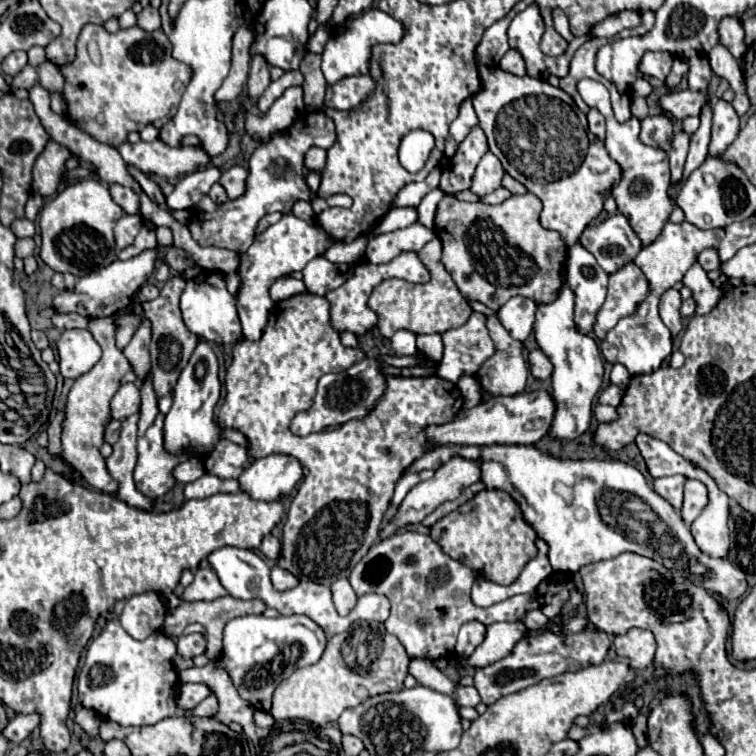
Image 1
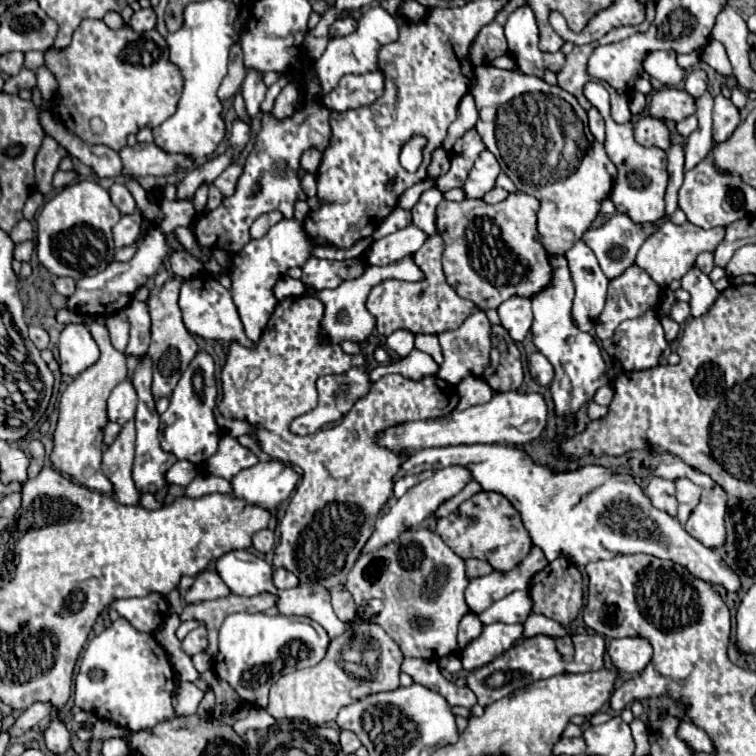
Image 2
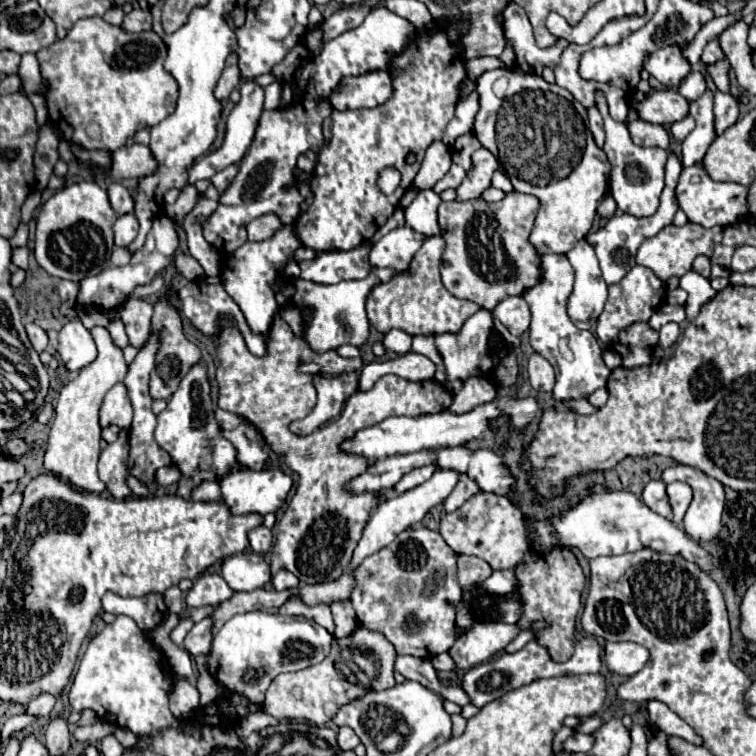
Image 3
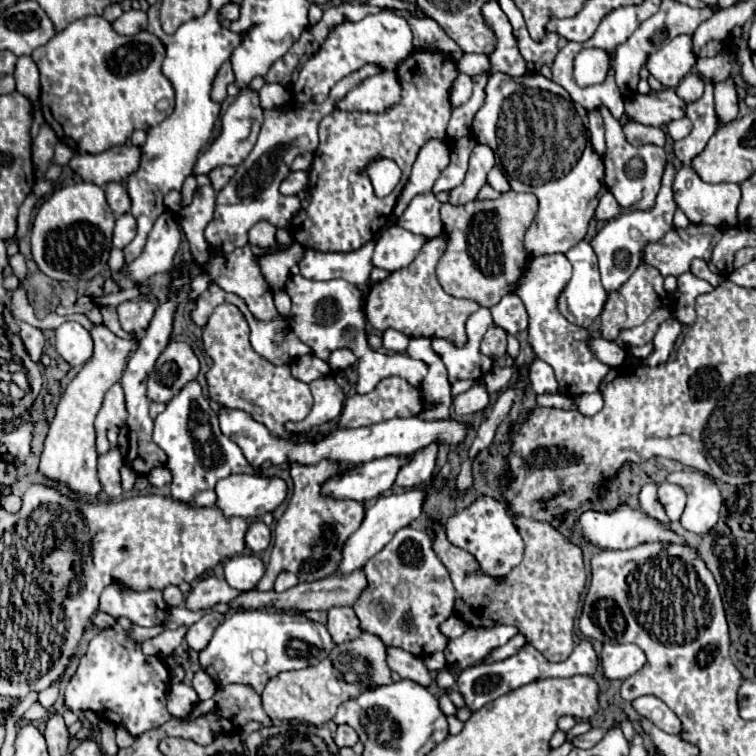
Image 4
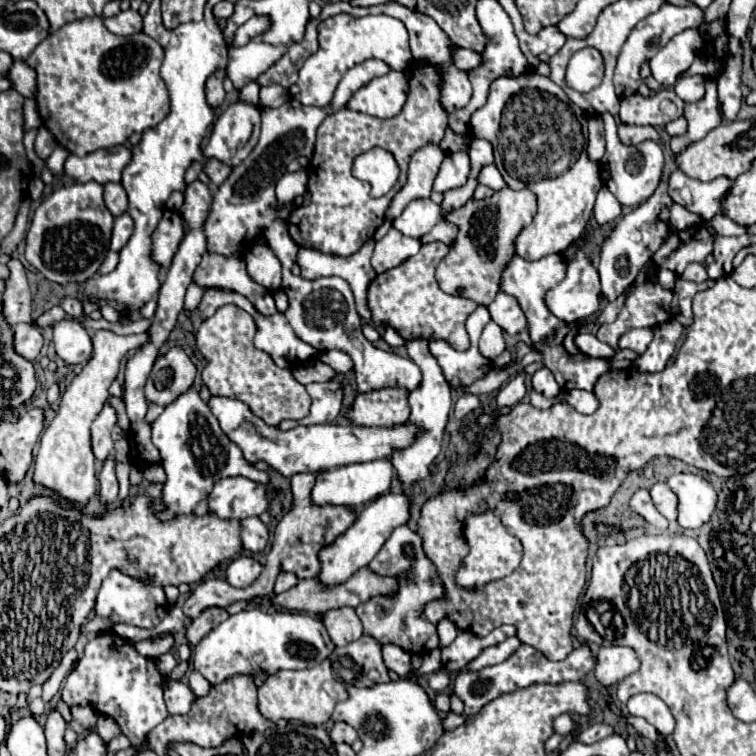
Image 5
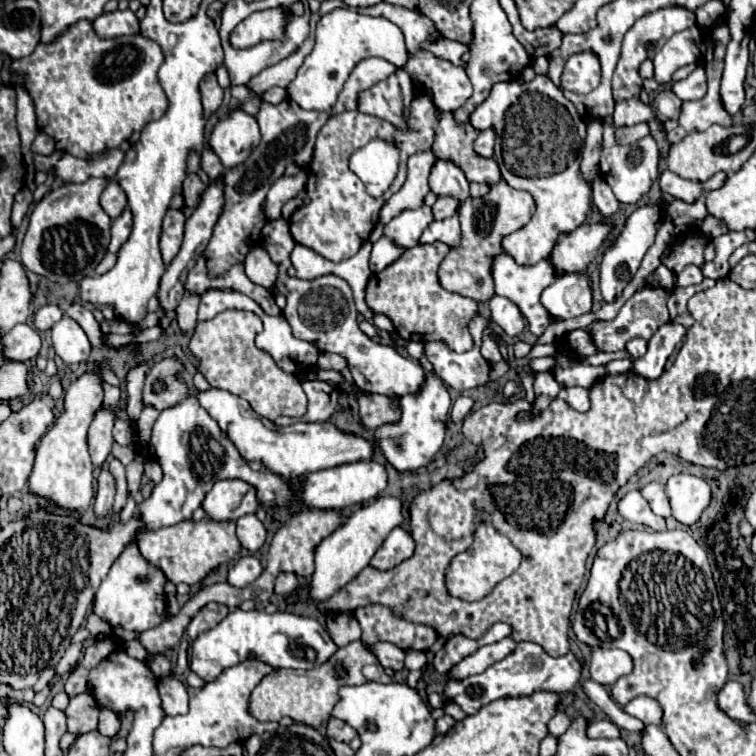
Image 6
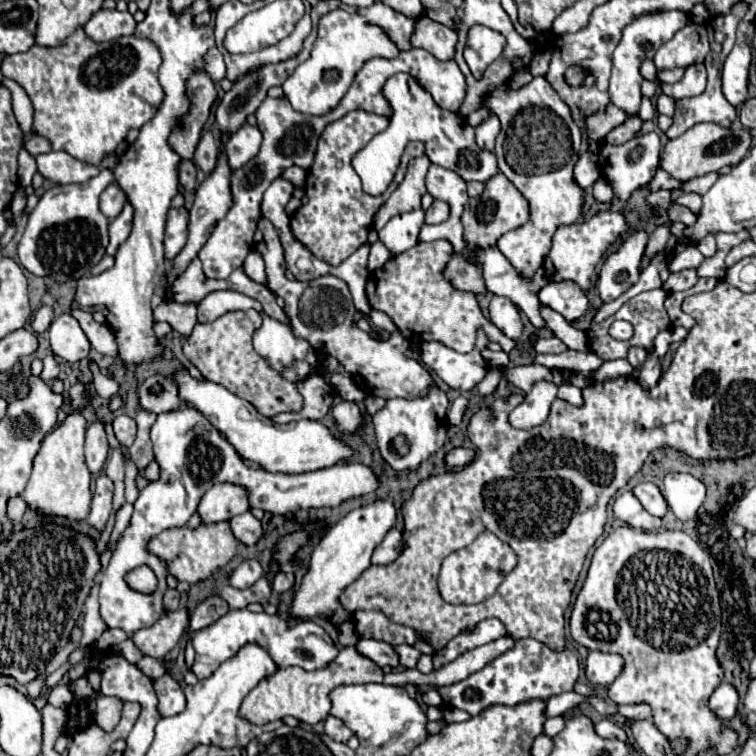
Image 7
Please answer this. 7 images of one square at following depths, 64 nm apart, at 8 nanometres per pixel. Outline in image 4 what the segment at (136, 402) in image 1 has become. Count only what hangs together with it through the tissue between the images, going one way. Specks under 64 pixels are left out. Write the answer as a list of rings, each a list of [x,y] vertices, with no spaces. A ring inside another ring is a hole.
[[[114,384],[104,398],[104,404],[96,416],[96,448],[98,454],[104,454],[110,450],[110,442],[106,440],[106,430],[112,426],[124,426],[128,420],[128,410],[126,410],[126,400],[120,384]]]

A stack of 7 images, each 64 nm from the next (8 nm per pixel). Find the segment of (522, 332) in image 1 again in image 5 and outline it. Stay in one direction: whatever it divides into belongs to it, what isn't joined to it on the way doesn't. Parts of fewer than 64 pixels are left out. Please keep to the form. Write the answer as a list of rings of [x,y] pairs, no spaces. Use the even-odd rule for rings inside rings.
[[[498,292],[496,300],[488,306],[492,320],[506,332],[506,334],[518,334],[526,328],[526,316],[514,296],[508,296],[504,292]]]

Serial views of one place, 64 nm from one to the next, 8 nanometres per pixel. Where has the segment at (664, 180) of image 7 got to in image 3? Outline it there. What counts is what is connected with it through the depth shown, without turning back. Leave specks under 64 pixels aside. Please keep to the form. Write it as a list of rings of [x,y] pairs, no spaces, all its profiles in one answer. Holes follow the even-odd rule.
[[[694,164],[682,170],[680,182],[676,186],[676,198],[678,198],[680,208],[686,212],[688,220],[704,228],[730,226],[748,214],[748,188],[736,182],[712,180],[702,164]]]

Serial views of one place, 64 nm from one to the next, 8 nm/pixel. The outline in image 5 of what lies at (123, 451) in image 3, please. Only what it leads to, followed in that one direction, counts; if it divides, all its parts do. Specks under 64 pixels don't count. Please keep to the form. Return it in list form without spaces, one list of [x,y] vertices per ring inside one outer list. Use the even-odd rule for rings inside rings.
[[[108,456],[104,462],[102,462],[102,470],[98,474],[98,482],[100,482],[100,496],[106,504],[112,504],[116,498],[118,498],[118,480],[116,480],[116,472],[114,472],[114,466],[116,466],[116,458],[114,456]]]

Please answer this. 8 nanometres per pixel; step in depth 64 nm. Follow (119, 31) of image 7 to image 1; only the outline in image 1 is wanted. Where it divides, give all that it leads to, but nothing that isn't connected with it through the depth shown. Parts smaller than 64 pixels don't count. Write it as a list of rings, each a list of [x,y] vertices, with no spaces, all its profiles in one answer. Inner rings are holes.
[[[146,6],[146,8],[138,14],[138,26],[144,28],[146,32],[158,30],[158,28],[162,26],[162,22],[160,22],[160,12],[158,12],[156,8],[152,8],[152,6]]]

